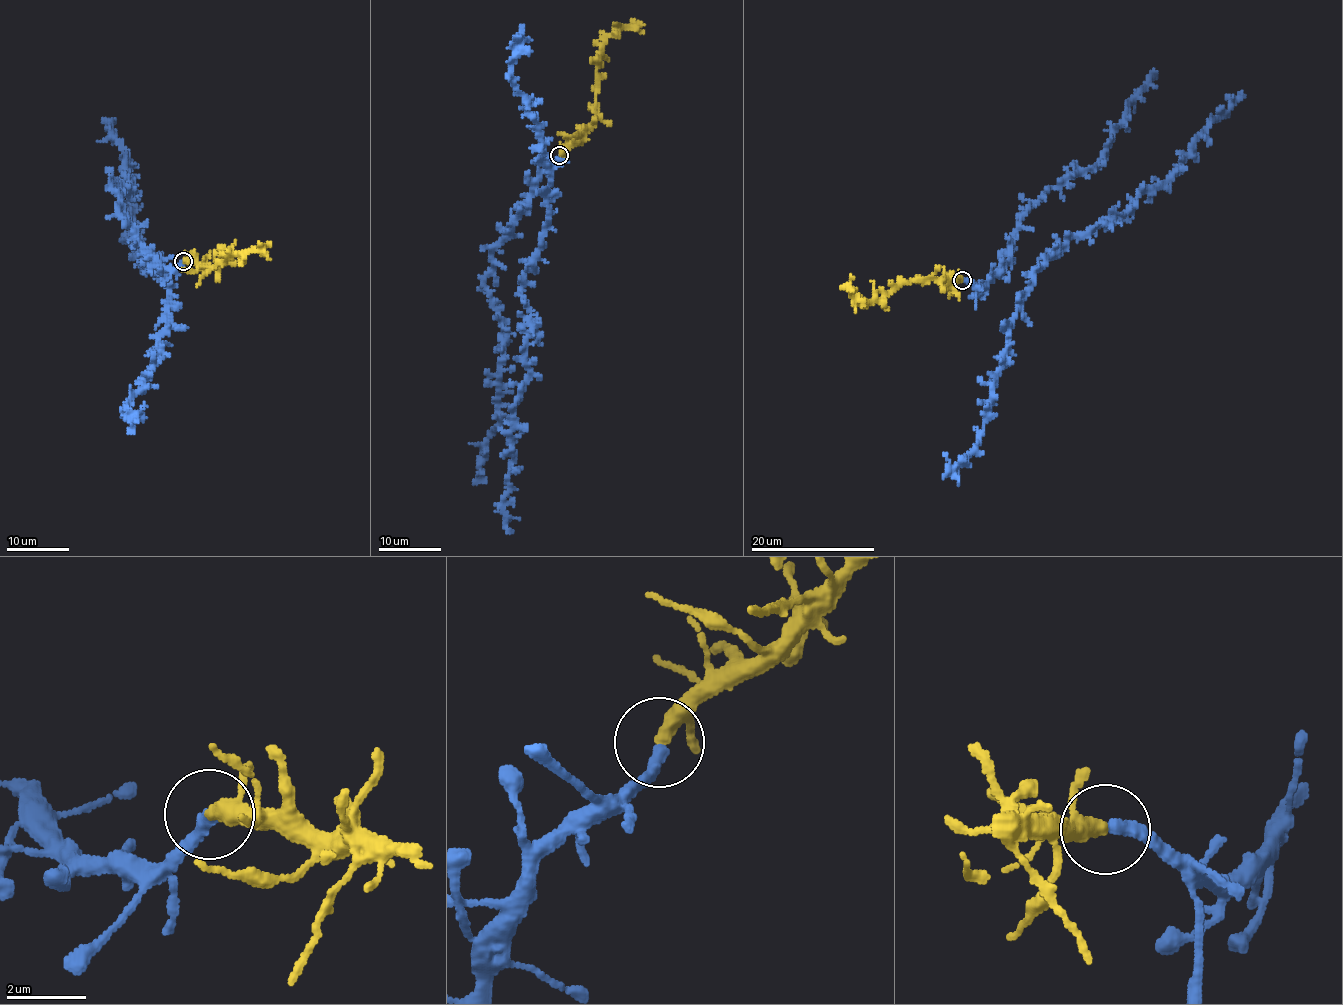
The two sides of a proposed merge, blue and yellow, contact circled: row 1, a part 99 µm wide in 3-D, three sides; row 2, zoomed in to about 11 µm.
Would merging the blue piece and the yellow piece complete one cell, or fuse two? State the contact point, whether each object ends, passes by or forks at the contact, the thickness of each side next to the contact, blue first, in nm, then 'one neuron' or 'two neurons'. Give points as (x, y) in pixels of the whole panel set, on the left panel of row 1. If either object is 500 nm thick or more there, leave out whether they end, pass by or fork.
at (183, 261); blue ends there; yellow passes by; 320 nm thick on the blue side, 280 nm on the other; one neuron

